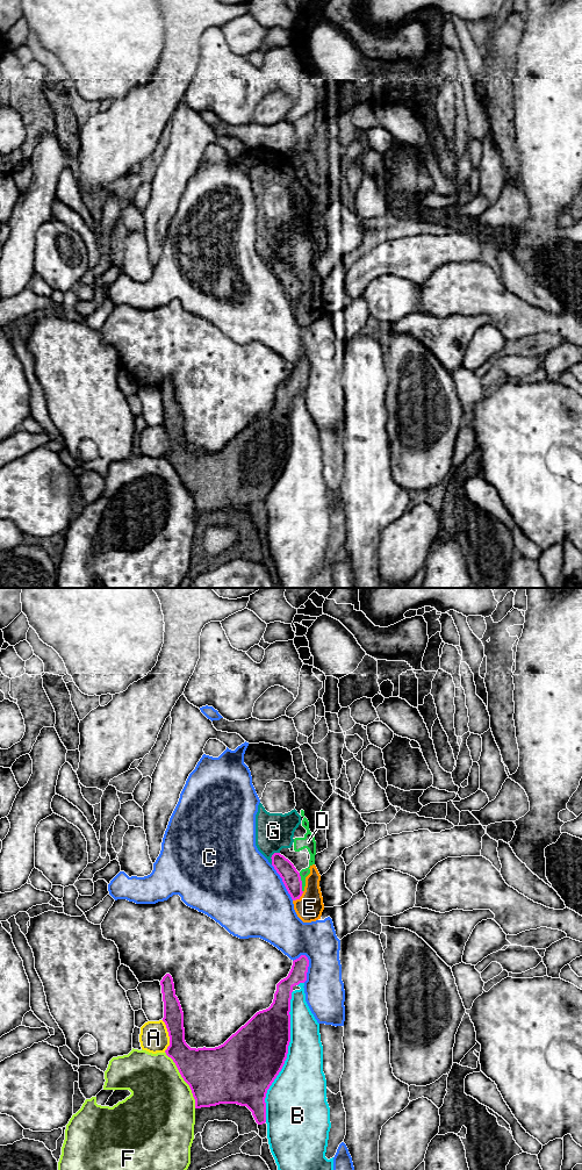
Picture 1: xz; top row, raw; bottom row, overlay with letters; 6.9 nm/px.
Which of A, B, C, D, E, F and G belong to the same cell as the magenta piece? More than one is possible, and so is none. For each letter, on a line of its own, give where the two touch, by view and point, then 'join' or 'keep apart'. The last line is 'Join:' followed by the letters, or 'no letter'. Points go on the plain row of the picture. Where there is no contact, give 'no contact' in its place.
A: contact xz (169, 440); keep apart
B: contact xz (286, 461); keep apart
C: contact xz (308, 371); keep apart
D: contact xz (301, 287); keep apart
E: contact xz (299, 302); keep apart
F: contact xz (184, 485); keep apart
G: contact xz (272, 262); keep apart
Join: no letter

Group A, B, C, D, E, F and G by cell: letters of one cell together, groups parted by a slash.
A / B / C / D E G / F

